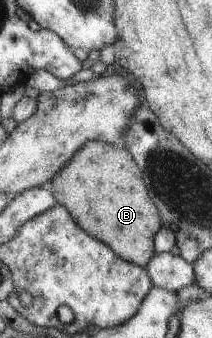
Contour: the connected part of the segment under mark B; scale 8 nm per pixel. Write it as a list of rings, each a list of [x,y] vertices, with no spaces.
[[[85,142],[50,178],[47,186],[55,196],[56,204],[68,210],[77,226],[112,247],[119,258],[144,267],[156,254],[153,240],[162,224],[157,208],[147,196],[141,172],[124,146],[115,148],[104,142]]]

